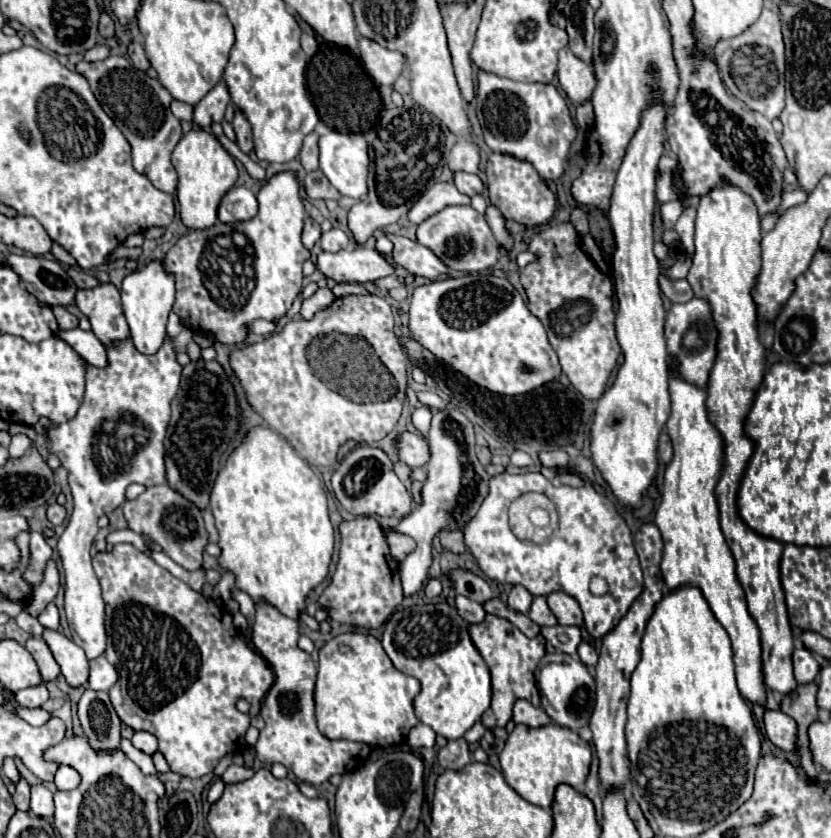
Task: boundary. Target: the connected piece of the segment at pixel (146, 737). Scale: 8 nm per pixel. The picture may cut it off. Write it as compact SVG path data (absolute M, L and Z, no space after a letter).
M144 730L134 732L132 744L134 744L138 750L146 752L146 754L152 754L152 752L158 750L158 740L156 740L156 736L152 736L150 732L144 732Z

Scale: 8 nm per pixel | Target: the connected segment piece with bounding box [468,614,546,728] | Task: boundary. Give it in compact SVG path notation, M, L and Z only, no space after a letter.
M486 614L484 622L480 622L480 624L470 624L468 632L470 632L472 644L482 654L482 658L488 664L490 674L492 674L492 704L482 714L480 722L486 728L506 726L508 720L512 720L512 706L520 698L532 702L534 706L540 706L540 692L536 688L534 672L540 664L540 658L546 652L544 636L528 638L512 622L508 622L506 618L498 618L494 614Z

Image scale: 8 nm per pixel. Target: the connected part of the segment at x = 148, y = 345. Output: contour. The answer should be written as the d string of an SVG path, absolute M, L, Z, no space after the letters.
M154 260L154 262L146 264L144 268L128 274L122 282L120 294L122 294L122 306L124 306L124 314L126 314L136 350L140 350L144 354L156 352L160 348L160 344L164 342L166 320L168 320L168 314L170 314L174 298L176 298L174 276L170 272L166 272L162 260Z

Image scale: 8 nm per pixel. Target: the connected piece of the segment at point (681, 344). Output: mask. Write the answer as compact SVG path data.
M692 298L684 304L674 304L666 316L666 338L668 338L668 352L670 356L676 356L680 376L688 380L690 384L704 386L704 382L710 376L710 370L716 360L716 342L718 342L718 330L716 322L712 318L712 310L706 298Z

